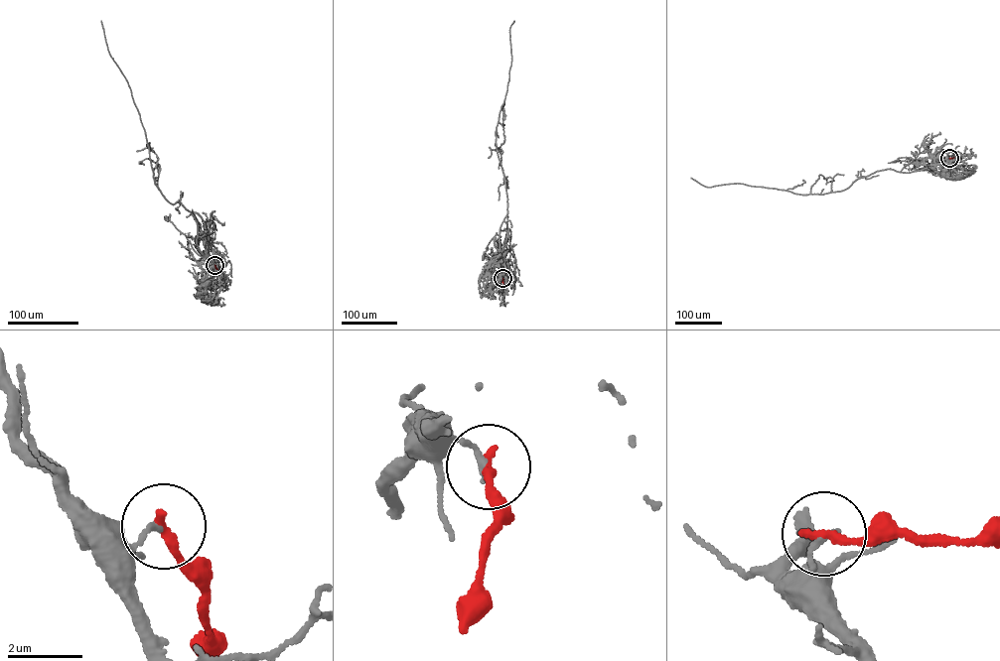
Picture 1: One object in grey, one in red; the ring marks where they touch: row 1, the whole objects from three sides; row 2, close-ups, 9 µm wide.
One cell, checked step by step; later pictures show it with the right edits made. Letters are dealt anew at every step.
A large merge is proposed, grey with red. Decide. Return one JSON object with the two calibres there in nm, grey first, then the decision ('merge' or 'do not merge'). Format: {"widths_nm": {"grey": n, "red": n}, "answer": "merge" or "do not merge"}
{"widths_nm": {"grey": 160, "red": 260}, "answer": "do not merge"}

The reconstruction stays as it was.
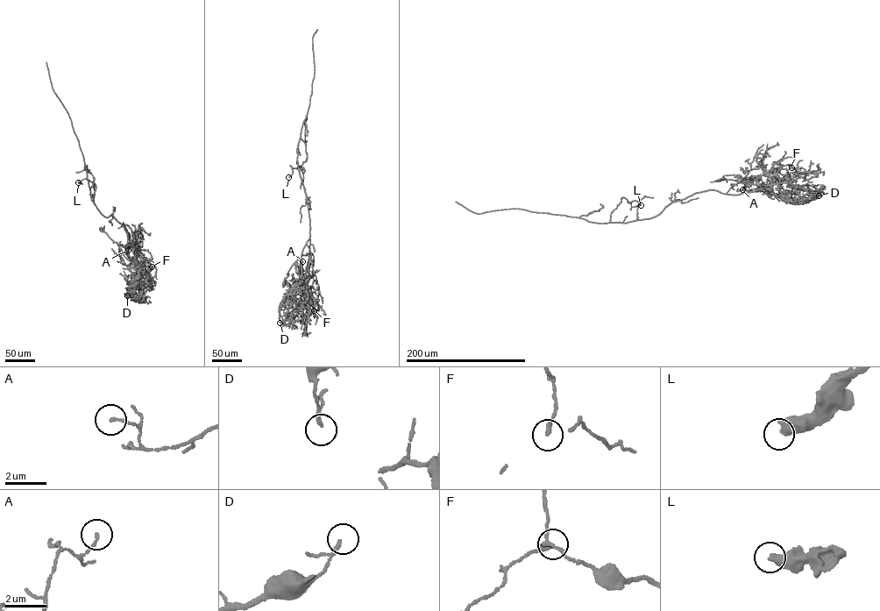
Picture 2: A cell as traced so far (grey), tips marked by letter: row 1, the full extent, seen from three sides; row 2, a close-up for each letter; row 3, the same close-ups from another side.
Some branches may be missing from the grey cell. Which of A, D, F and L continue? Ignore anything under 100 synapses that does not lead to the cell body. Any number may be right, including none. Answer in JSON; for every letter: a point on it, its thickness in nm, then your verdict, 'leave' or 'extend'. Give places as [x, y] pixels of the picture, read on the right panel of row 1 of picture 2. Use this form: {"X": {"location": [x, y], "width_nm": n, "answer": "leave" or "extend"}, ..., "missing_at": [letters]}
{"A": {"location": [742, 189], "width_nm": 90, "answer": "leave"}, "D": {"location": [819, 195], "width_nm": 120, "answer": "leave"}, "F": {"location": [791, 167], "width_nm": 220, "answer": "leave"}, "L": {"location": [641, 205], "width_nm": 500, "answer": "leave"}, "missing_at": []}

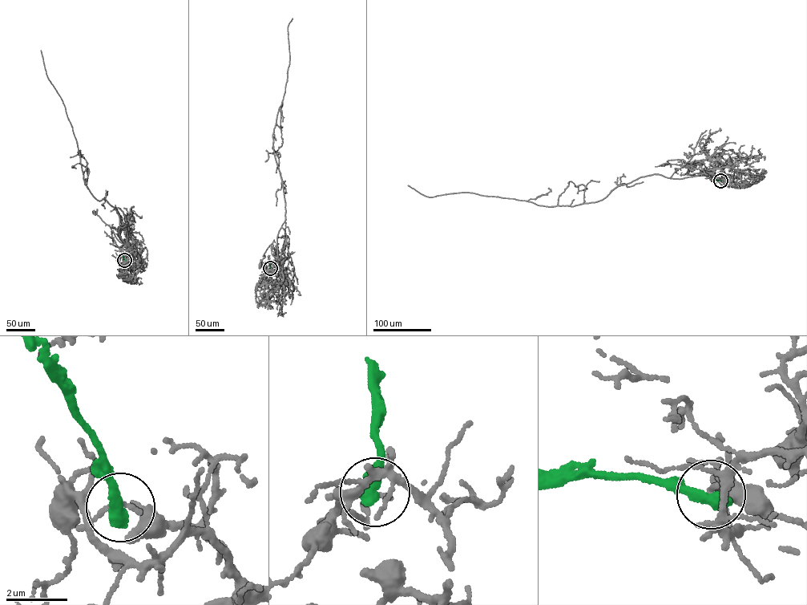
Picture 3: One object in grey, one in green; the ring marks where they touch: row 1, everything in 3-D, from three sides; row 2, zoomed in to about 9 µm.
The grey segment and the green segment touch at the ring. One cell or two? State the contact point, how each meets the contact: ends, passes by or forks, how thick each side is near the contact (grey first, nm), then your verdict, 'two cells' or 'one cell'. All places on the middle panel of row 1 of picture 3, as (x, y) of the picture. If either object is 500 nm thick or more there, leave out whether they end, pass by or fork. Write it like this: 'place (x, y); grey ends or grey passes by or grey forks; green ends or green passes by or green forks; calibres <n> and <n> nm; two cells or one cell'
place (270, 268); grey ends; green ends; calibres 160 and 440 nm; two cells

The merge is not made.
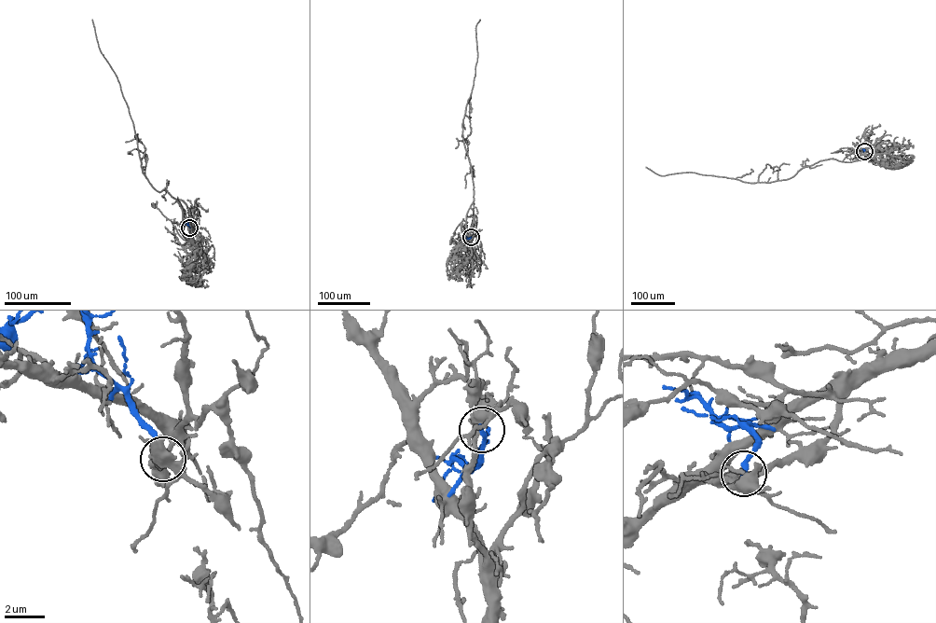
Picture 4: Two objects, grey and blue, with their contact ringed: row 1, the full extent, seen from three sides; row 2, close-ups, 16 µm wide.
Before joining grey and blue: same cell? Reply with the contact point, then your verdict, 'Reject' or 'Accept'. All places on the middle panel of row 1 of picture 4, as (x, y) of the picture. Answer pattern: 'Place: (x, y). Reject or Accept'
Place: (471, 237). Reject

